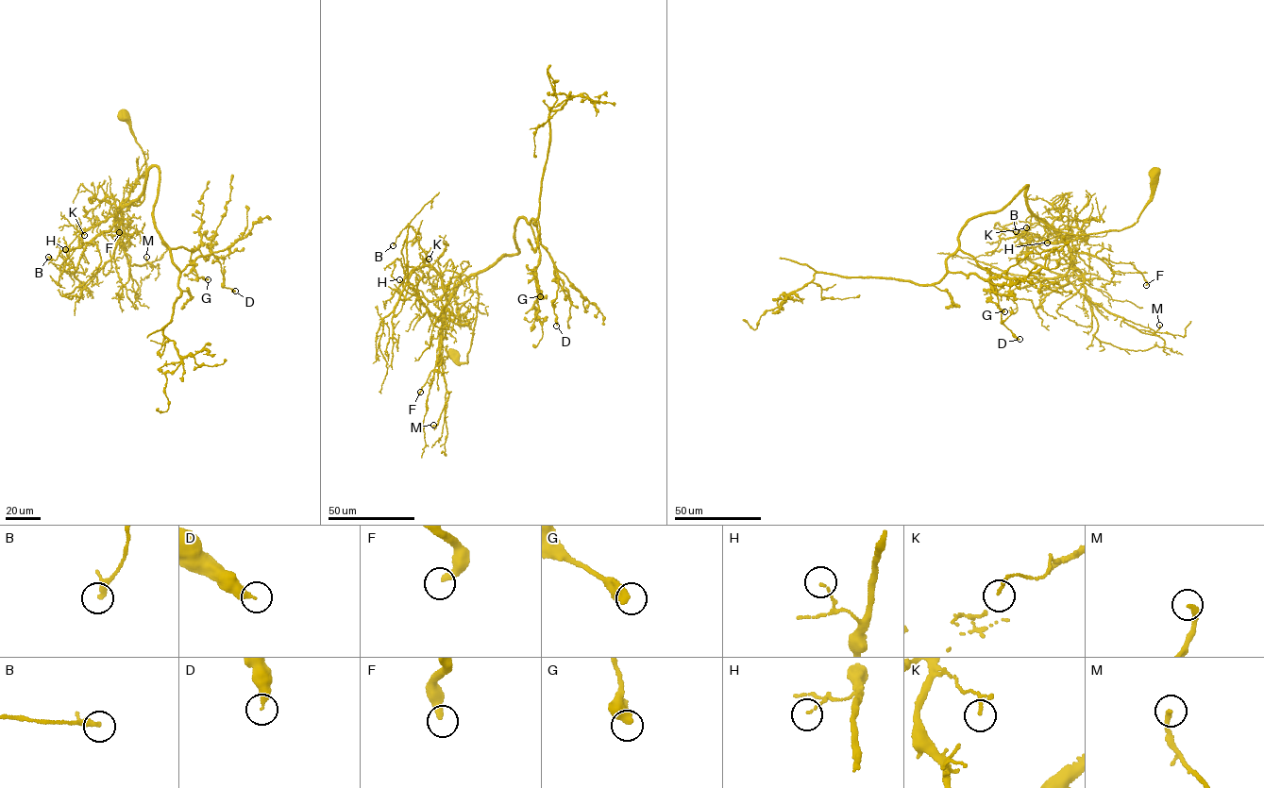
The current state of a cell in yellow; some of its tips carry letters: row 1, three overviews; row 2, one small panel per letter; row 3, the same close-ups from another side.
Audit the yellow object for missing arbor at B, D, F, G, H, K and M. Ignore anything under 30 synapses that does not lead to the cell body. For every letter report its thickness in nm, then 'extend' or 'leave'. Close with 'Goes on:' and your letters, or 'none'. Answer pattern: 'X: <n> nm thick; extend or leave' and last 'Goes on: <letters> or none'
B: 200 nm thick; leave
D: 320 nm thick; leave
F: 320 nm thick; leave
G: 380 nm thick; leave
H: 80 nm thick; leave
K: 80 nm thick; leave
M: 260 nm thick; leave
Goes on: none

